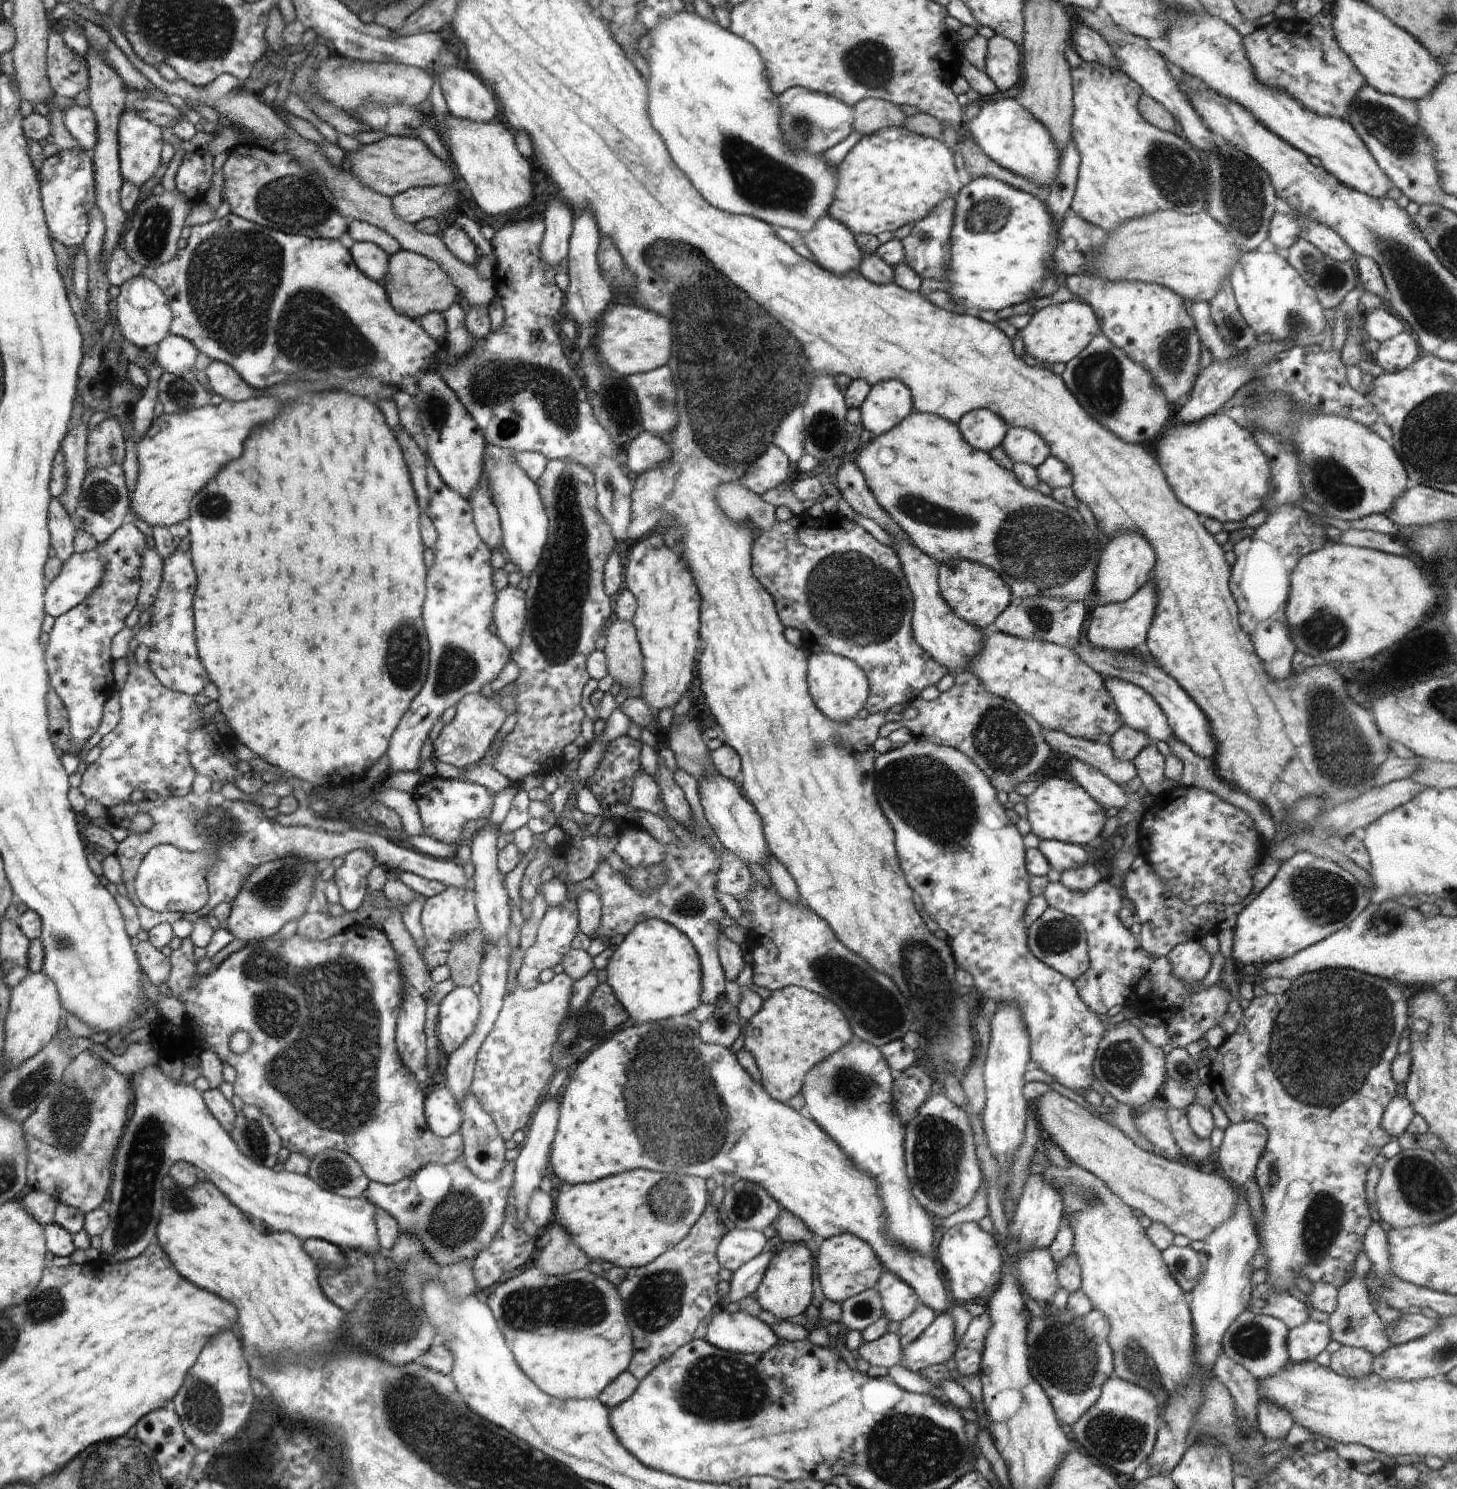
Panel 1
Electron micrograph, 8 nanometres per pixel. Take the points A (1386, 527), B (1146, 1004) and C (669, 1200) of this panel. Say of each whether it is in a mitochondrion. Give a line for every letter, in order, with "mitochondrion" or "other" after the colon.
A: other
B: other
C: mitochondrion

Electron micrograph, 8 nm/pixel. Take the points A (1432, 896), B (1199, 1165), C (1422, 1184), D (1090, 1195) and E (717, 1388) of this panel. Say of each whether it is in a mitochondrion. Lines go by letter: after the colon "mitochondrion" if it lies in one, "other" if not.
A: other
B: other
C: mitochondrion
D: mitochondrion
E: mitochondrion

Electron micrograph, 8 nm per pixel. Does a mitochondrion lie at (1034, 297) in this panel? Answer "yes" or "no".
no

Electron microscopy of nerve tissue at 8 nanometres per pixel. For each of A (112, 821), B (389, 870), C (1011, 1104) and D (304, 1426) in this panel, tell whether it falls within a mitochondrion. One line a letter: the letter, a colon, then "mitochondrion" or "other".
A: other
B: other
C: other
D: other

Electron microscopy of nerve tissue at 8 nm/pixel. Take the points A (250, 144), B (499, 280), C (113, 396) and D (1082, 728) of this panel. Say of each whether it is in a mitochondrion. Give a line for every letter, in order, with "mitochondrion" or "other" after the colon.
A: other
B: other
C: other
D: other

